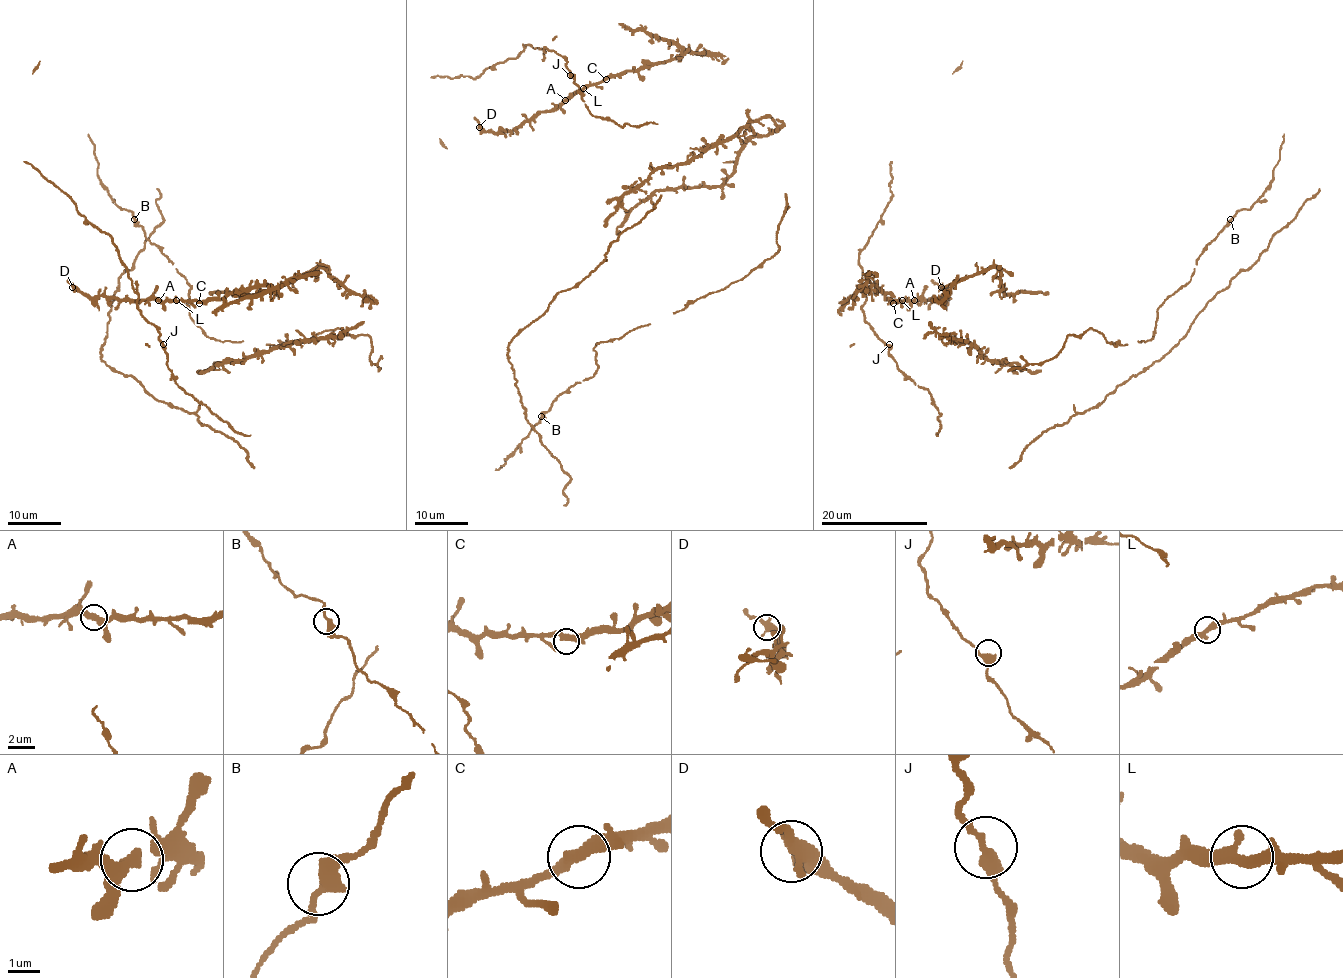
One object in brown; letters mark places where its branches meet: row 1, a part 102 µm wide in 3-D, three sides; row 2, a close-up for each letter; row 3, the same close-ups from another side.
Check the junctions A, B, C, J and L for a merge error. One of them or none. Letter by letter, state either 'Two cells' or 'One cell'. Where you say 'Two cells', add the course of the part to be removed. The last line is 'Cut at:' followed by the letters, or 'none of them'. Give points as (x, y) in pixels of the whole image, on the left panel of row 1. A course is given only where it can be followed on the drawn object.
A: One cell
B: One cell
C: One cell
J: One cell
L: One cell
Cut at: none of them

